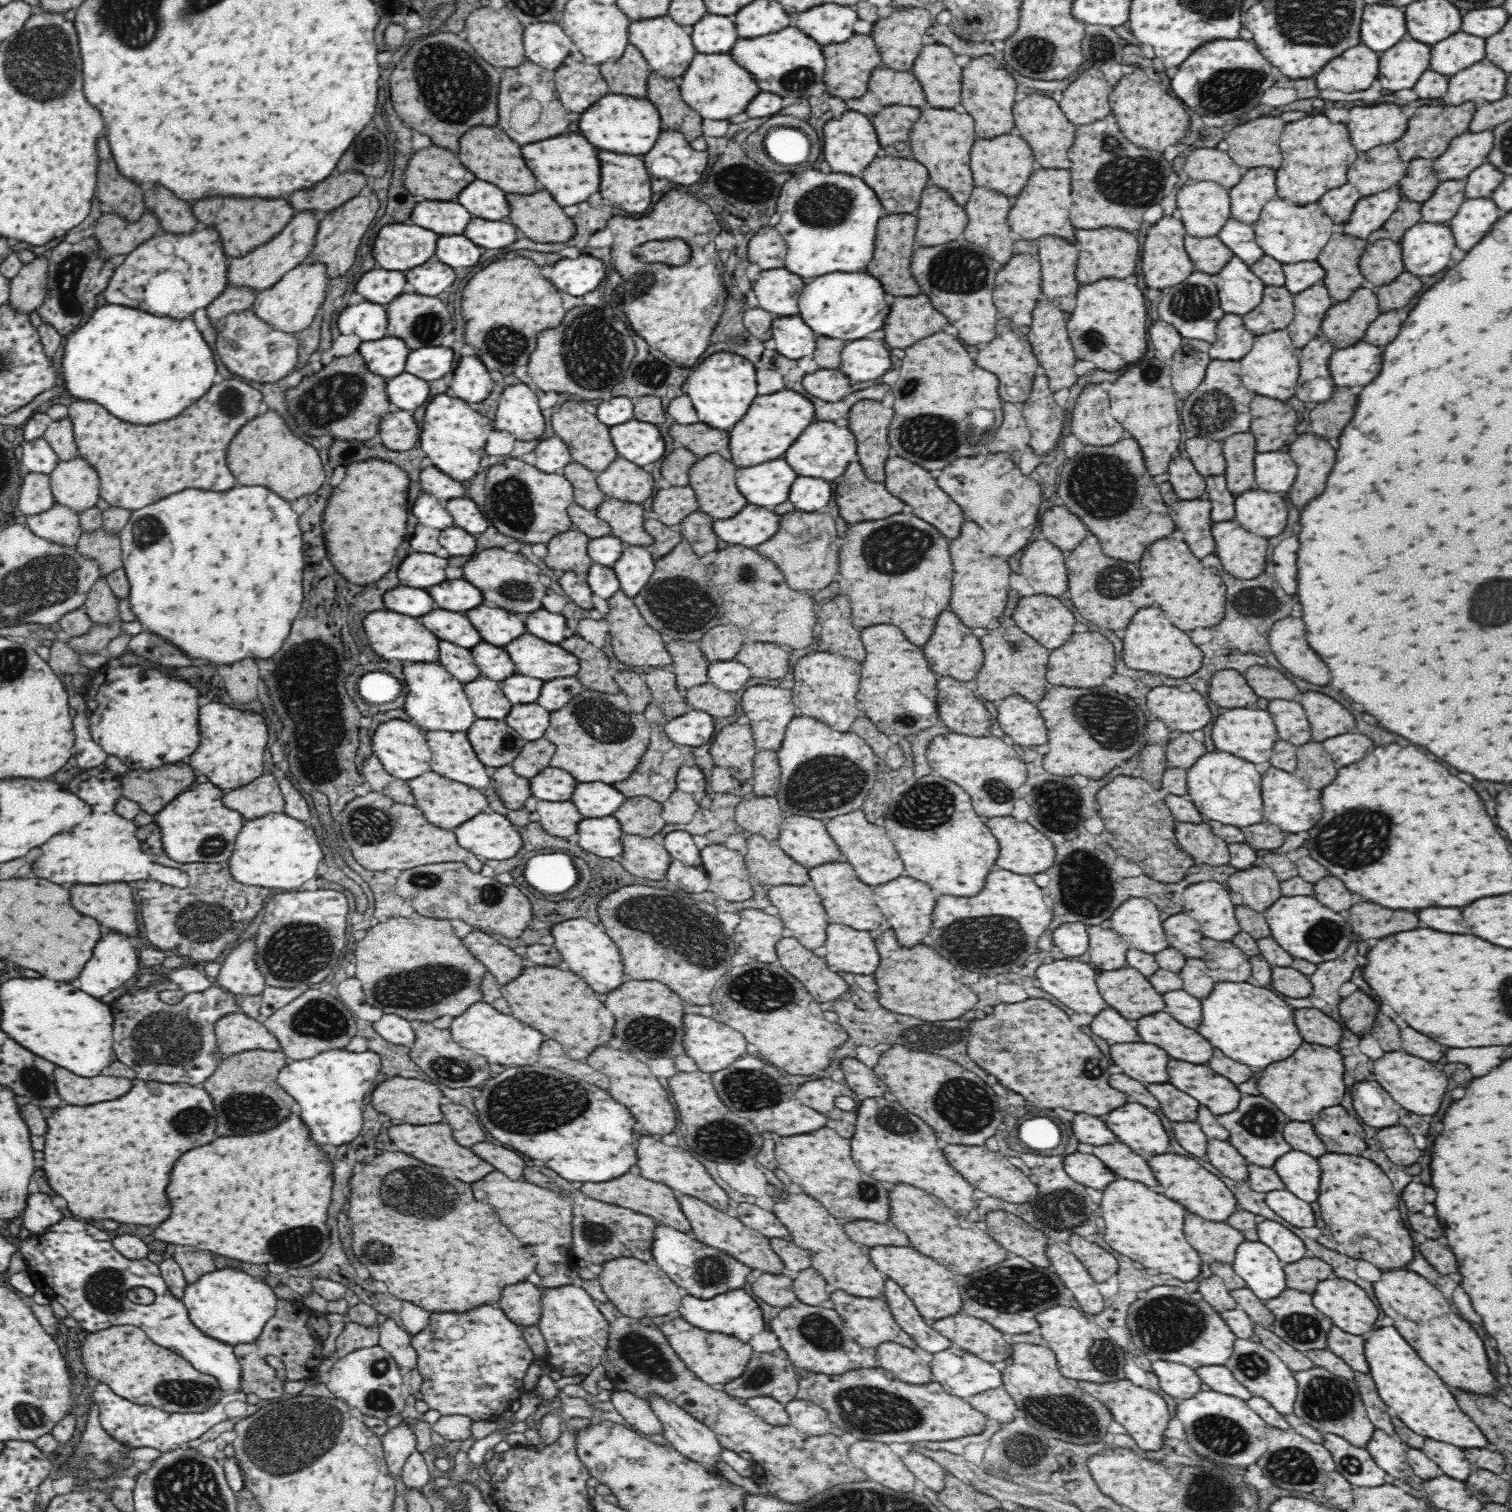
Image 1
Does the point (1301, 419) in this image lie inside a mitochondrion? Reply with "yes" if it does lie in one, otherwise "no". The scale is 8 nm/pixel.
no

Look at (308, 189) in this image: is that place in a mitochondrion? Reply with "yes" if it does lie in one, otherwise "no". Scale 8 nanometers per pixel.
no

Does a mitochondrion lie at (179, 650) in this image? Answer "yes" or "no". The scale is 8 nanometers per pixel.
no

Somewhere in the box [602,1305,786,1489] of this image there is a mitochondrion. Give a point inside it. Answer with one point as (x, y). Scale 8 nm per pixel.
(641, 1352)

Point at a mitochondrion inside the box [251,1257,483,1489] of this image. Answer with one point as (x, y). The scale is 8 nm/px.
(378, 1400)

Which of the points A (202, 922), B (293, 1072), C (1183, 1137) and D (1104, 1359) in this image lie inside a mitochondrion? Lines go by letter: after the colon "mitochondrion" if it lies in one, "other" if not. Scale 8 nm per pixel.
A: mitochondrion
B: other
C: other
D: mitochondrion

